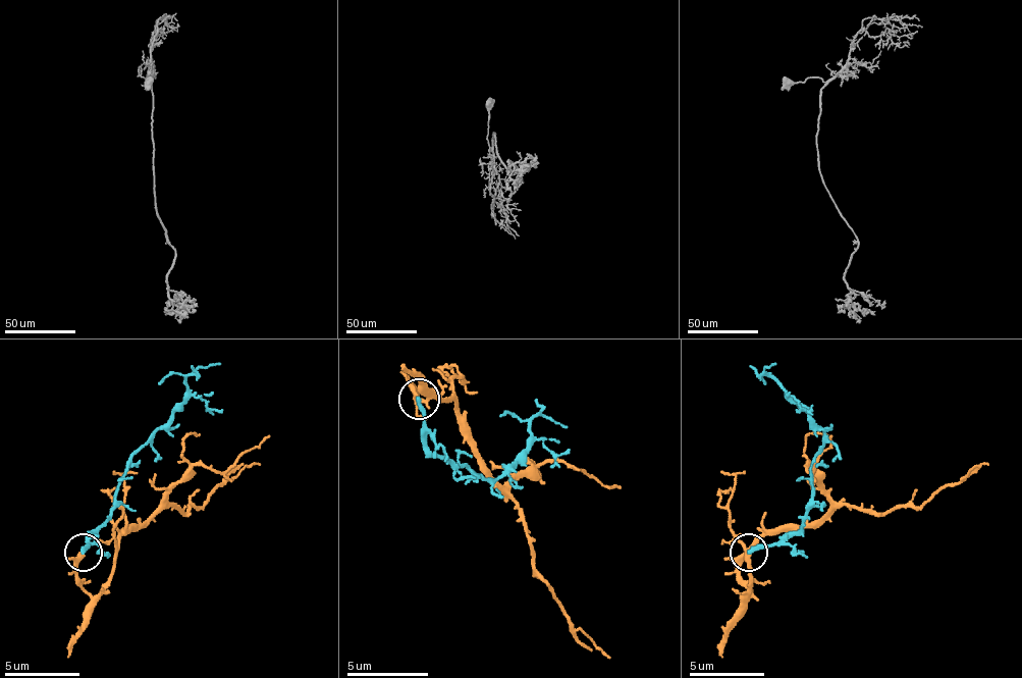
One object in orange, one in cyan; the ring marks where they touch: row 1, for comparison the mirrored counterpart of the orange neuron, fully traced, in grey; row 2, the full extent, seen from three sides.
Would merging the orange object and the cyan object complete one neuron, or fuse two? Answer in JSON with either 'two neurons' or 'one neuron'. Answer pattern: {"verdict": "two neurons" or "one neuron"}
{"verdict": "one neuron"}

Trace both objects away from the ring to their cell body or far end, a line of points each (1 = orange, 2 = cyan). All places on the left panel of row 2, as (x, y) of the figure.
1: (83, 551), (78, 577), (94, 596), (123, 535), (172, 506), (183, 513), (248, 464), (259, 464)
2: (83, 551), (112, 506), (127, 461), (183, 401), (192, 374), (221, 363)

